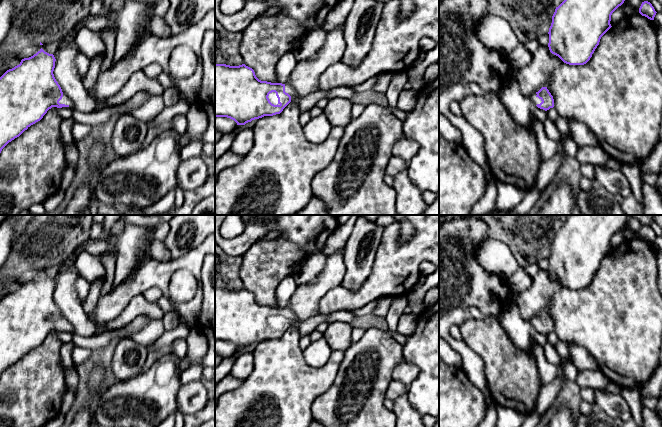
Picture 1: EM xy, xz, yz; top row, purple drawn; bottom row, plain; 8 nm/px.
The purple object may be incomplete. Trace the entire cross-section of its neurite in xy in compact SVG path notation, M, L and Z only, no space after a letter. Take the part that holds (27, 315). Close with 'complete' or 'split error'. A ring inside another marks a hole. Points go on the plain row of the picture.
M41 272L0 301L0 377L9 366L40 345L49 333L69 331L59 327L63 316L53 298L55 285L53 278Z | complete

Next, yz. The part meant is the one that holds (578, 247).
M569 215L565 224L555 233L549 252L548 271L552 278L569 289L586 288L599 269L601 261L612 251L612 237L626 224L630 215Z | complete

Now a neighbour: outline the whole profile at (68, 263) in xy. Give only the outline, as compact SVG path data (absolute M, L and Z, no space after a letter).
M81 244L71 255L71 257L69 259L67 259L66 261L64 261L61 266L59 271L57 272L56 276L53 278L55 283L57 284L59 276L68 268L73 267L74 266L74 262L76 260L76 258L78 257L78 255L82 252L83 250L83 245Z

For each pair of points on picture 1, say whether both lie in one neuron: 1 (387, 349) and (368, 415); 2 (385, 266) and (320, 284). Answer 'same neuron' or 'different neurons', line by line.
1: same neuron
2: different neurons

